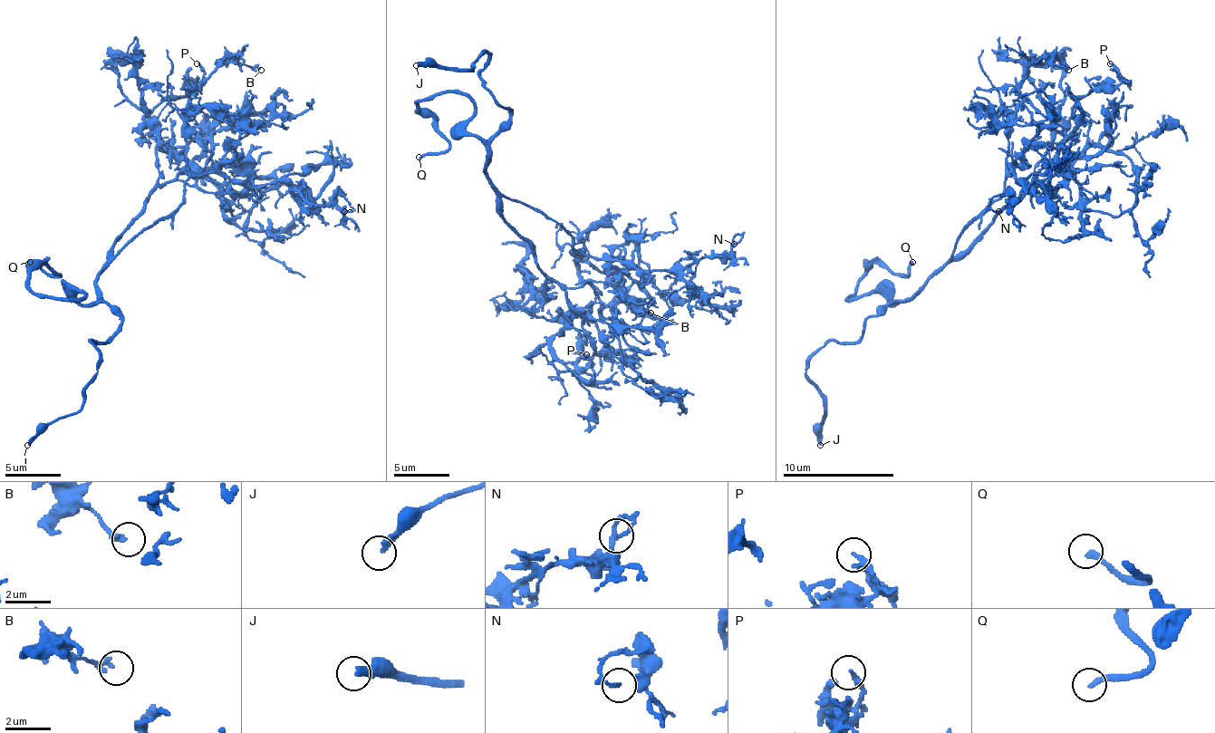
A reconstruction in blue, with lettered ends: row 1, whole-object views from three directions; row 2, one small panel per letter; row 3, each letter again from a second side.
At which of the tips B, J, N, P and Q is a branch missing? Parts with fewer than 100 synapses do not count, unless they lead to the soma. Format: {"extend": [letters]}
{"extend": ["J", "Q"]}

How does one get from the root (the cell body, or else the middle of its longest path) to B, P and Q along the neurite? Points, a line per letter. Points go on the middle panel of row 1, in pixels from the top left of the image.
B: (503, 216), (506, 198), (544, 213), (573, 237), (578, 263), (592, 263), (650, 313)
P: (503, 216), (547, 276), (547, 296), (536, 313), (566, 322), (581, 338), (581, 354), (592, 363), (586, 354)
Q: (503, 216), (486, 149), (467, 130), (475, 110), (467, 96), (433, 93), (419, 101), (449, 146), (419, 157)

